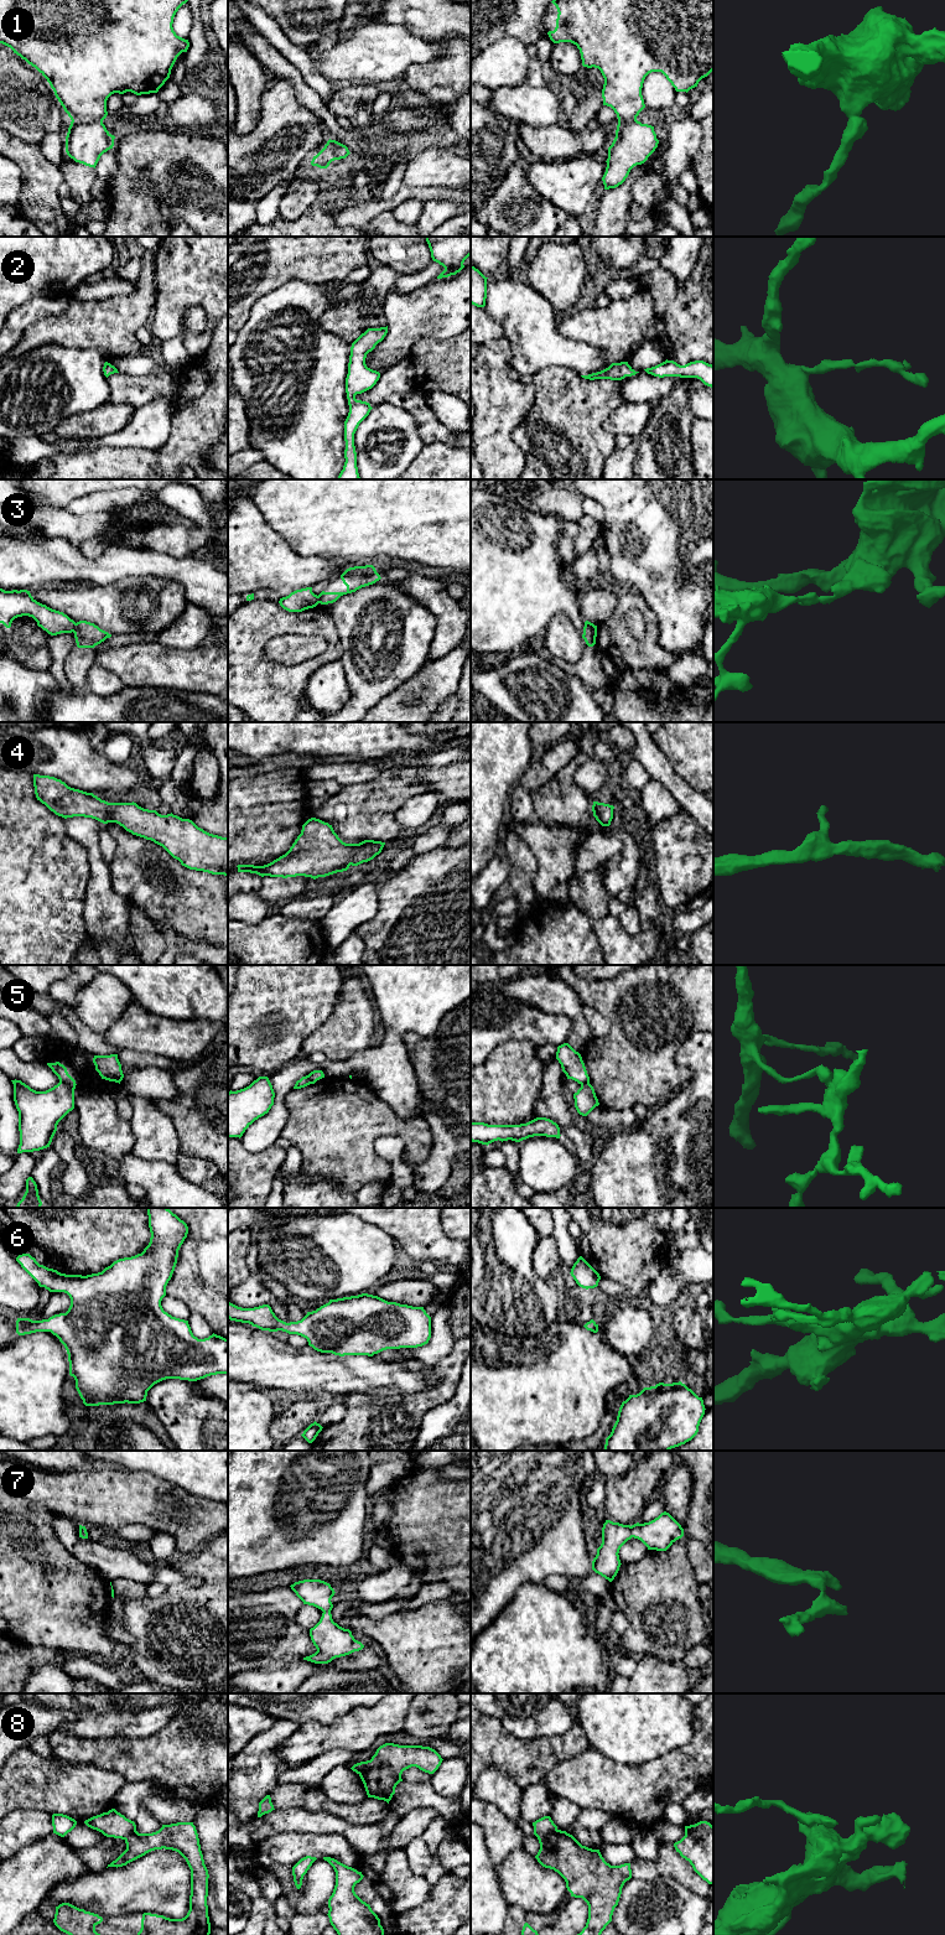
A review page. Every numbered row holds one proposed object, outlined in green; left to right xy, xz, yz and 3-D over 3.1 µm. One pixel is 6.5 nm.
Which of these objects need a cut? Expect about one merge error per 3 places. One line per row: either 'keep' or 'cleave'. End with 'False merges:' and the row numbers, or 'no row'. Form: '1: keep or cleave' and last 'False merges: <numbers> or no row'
1: keep
2: keep
3: cleave
4: keep
5: cleave
6: keep
7: keep
8: cleave
False merges: 3, 5, 8

